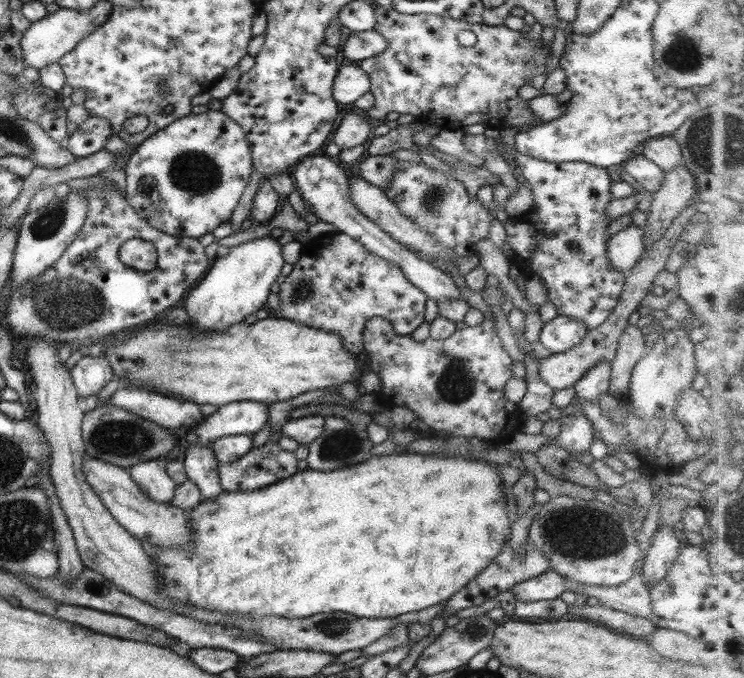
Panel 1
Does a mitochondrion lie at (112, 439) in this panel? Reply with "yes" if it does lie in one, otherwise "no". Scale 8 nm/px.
yes

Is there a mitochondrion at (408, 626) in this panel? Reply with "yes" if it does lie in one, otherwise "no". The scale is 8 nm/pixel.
no

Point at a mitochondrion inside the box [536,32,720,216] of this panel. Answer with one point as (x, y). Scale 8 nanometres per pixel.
(683, 56)

